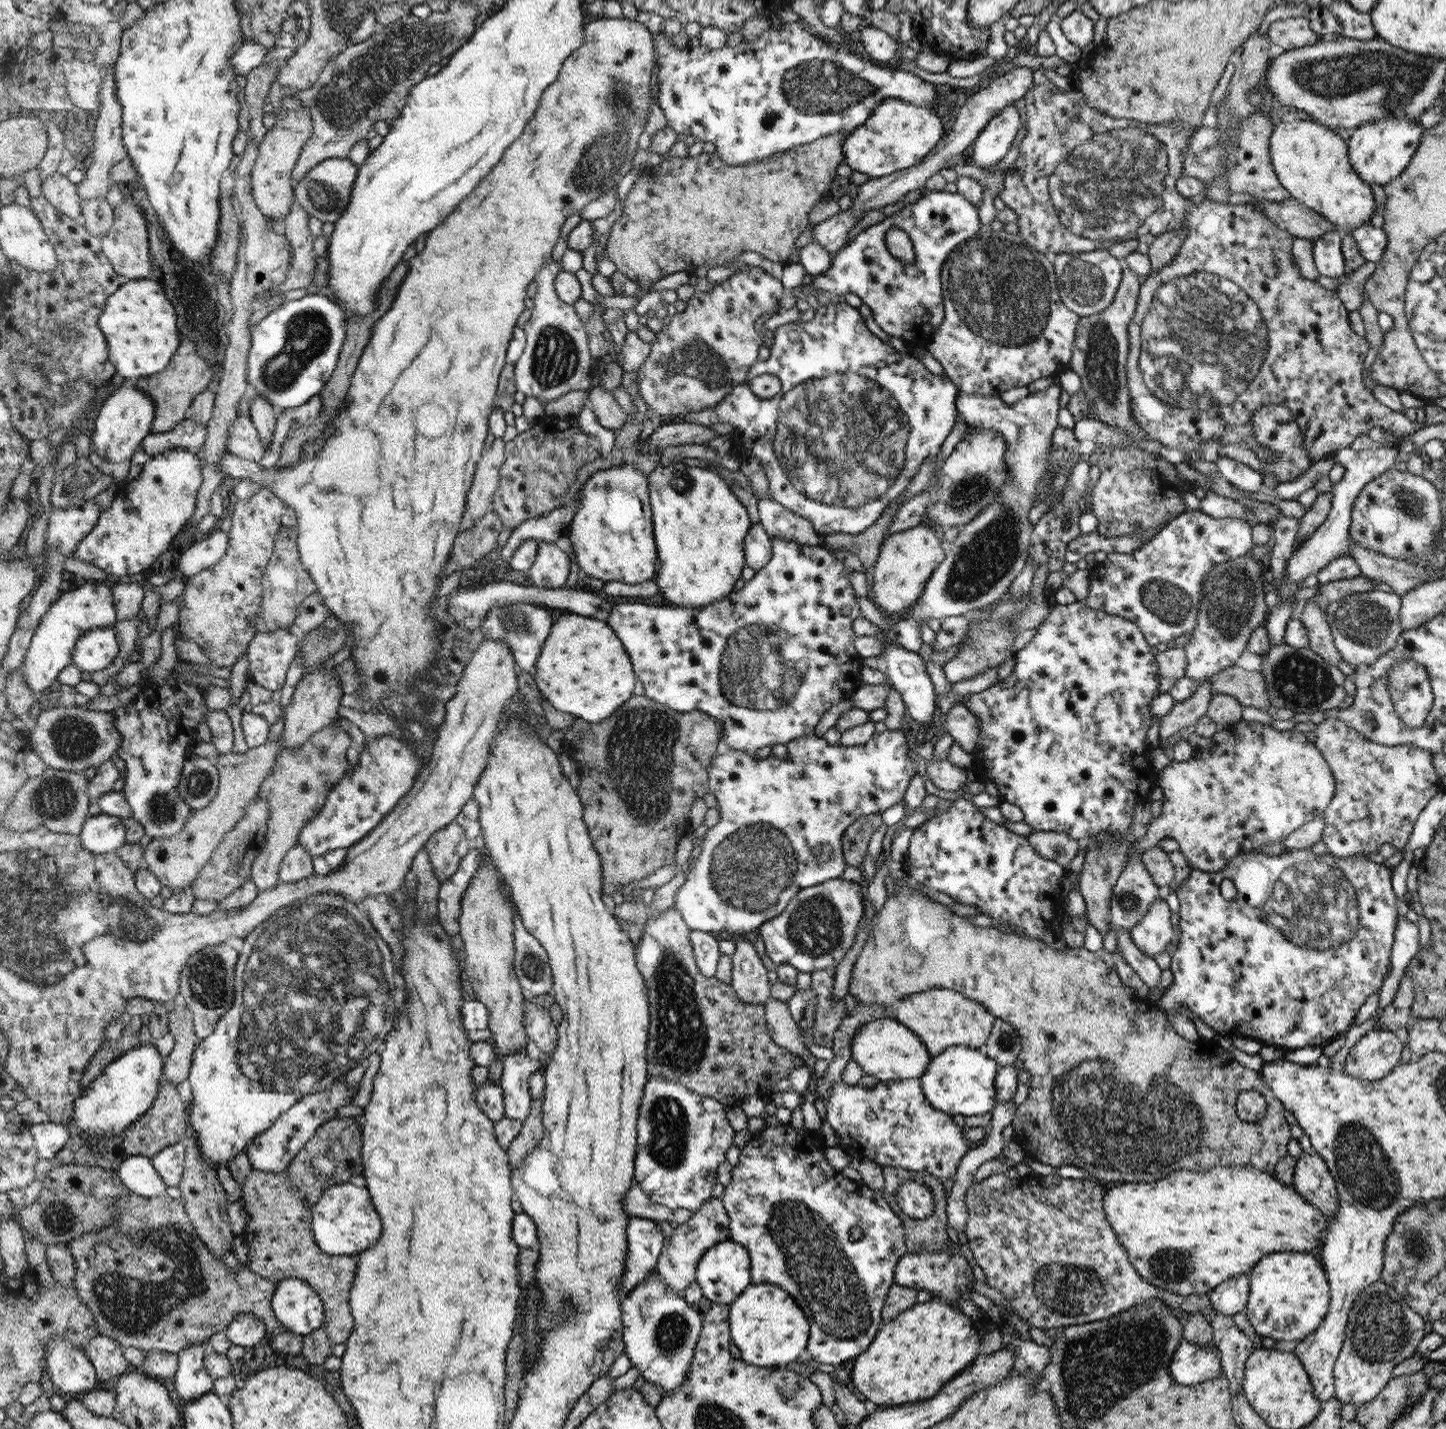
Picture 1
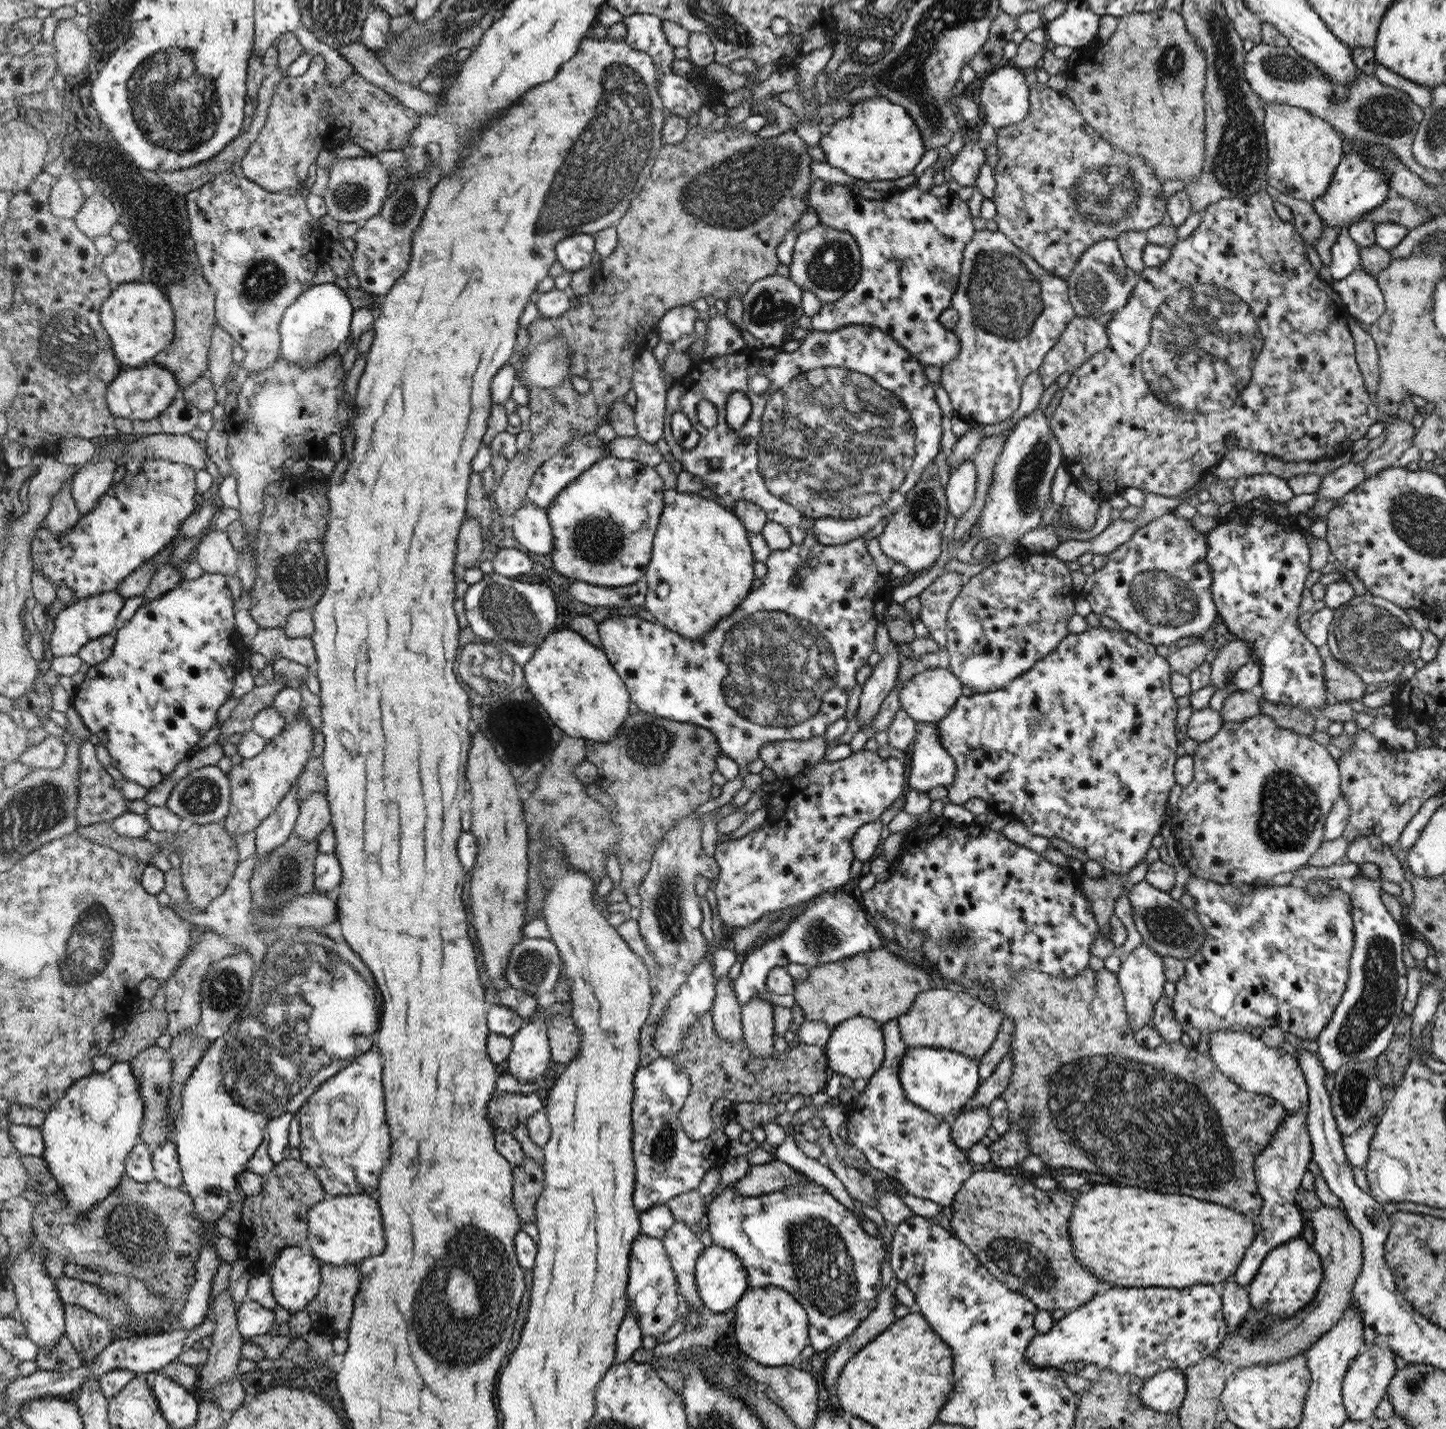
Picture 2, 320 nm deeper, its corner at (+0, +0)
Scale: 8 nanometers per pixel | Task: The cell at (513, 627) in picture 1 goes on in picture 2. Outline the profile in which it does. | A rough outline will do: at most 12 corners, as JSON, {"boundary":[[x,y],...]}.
{"boundary":[[494,571],[470,585],[480,641],[530,662],[556,626],[548,586]]}

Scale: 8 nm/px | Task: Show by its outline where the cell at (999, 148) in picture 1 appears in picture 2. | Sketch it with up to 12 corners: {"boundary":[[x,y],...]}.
{"boundary":[[1005,62],[986,76],[980,106],[999,129],[1026,118],[1026,71]]}

